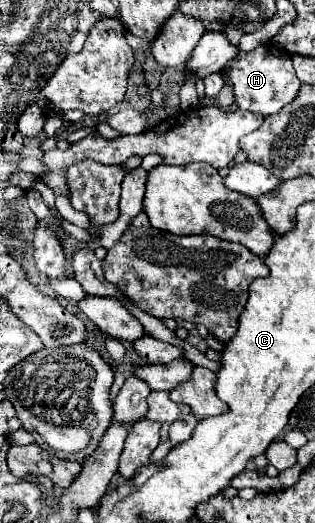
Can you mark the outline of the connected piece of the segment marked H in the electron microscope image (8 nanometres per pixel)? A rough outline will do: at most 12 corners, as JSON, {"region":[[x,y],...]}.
{"region":[[261,44],[229,62],[235,104],[277,114],[299,92],[291,58]]}

